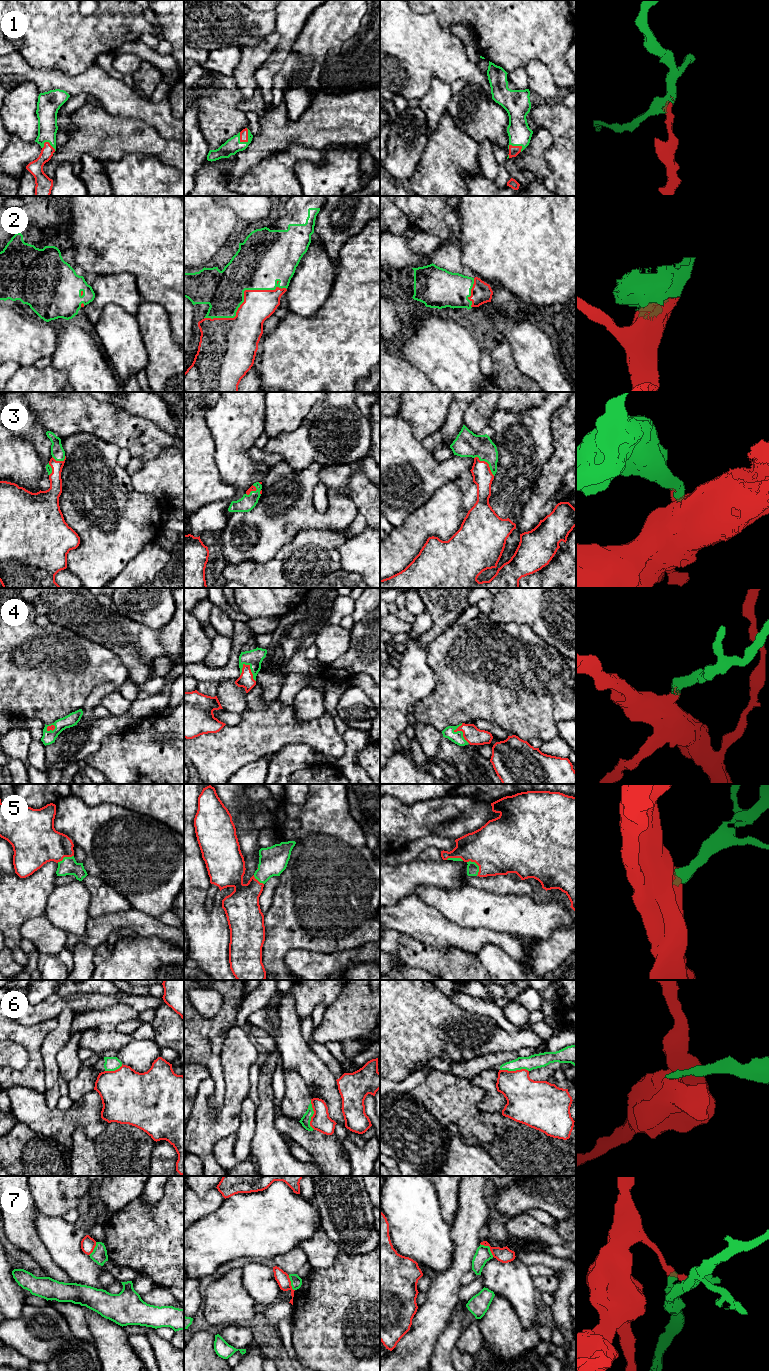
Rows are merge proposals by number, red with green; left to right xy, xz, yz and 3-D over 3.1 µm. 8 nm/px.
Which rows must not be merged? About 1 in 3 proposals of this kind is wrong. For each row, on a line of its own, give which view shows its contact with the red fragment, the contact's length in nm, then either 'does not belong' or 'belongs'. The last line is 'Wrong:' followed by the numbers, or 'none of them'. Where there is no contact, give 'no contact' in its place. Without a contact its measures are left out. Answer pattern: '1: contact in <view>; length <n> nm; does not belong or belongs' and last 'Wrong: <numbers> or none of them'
1: contact in xz; length 130 nm; belongs
2: contact in xz; length 700 nm; belongs
3: contact in yz; length 220 nm; belongs
4: contact in xz; length 180 nm; belongs
5: contact in yz; length 150 nm; belongs
6: contact in xz; length 240 nm; does not belong
7: contact in yz; length 160 nm; does not belong
Wrong: 6, 7

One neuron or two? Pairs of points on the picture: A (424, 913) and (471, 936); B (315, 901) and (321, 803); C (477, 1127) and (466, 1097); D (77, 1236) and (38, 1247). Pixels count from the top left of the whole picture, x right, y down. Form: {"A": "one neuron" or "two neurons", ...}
{"A": "one neuron", "B": "one neuron", "C": "one neuron", "D": "two neurons"}

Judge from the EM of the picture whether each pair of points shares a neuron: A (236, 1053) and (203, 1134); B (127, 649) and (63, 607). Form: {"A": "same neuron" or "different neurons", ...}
{"A": "same neuron", "B": "same neuron"}

